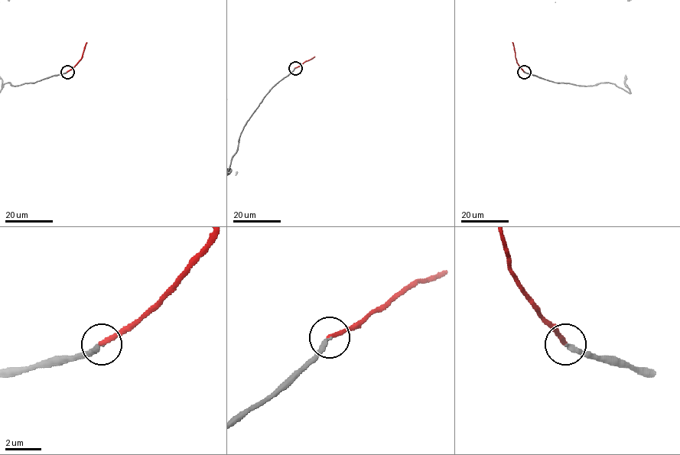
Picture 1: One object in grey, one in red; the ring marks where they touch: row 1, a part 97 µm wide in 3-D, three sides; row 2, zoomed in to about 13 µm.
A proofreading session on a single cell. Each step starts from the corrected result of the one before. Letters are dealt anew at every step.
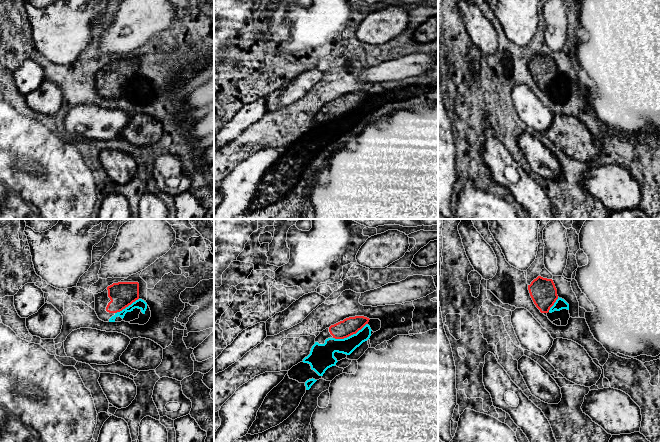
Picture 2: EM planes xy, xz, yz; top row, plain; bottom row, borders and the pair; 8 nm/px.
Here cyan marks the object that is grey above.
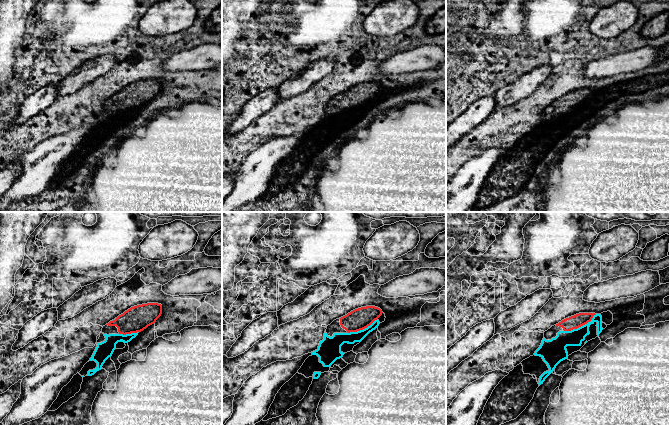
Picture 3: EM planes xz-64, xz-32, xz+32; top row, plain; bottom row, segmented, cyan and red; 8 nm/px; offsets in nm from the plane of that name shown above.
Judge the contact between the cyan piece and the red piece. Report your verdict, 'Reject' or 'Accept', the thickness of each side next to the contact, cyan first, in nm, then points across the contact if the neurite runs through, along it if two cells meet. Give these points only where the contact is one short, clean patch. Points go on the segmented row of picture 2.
Accept. Thickness 140 nm (cyan) against 140 nm. Path across: xz (325, 352), (351, 335), (349, 326)

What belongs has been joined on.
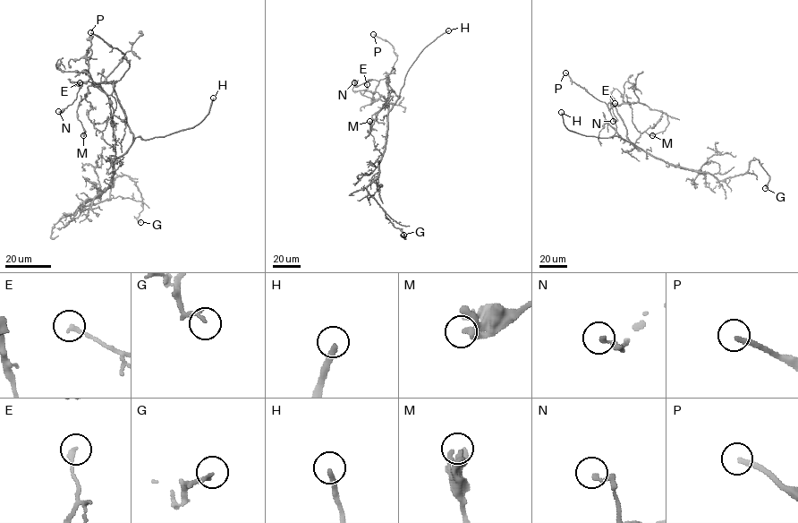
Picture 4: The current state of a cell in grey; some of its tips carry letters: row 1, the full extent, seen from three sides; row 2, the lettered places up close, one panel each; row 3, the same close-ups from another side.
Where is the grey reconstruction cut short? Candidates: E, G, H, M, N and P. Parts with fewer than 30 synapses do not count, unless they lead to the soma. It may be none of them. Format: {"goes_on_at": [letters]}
{"goes_on_at": ["H", "P"]}

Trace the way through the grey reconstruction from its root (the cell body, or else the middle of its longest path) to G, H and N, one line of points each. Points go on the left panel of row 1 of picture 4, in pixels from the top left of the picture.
G: (113, 167), (109, 185), (78, 210), (107, 201), (113, 180), (126, 175), (140, 193), (140, 222)
H: (113, 167), (113, 162), (130, 148), (136, 137), (142, 140), (162, 137), (198, 124), (208, 113), (213, 98)
N: (113, 167), (115, 98), (89, 79), (73, 102), (58, 111)

